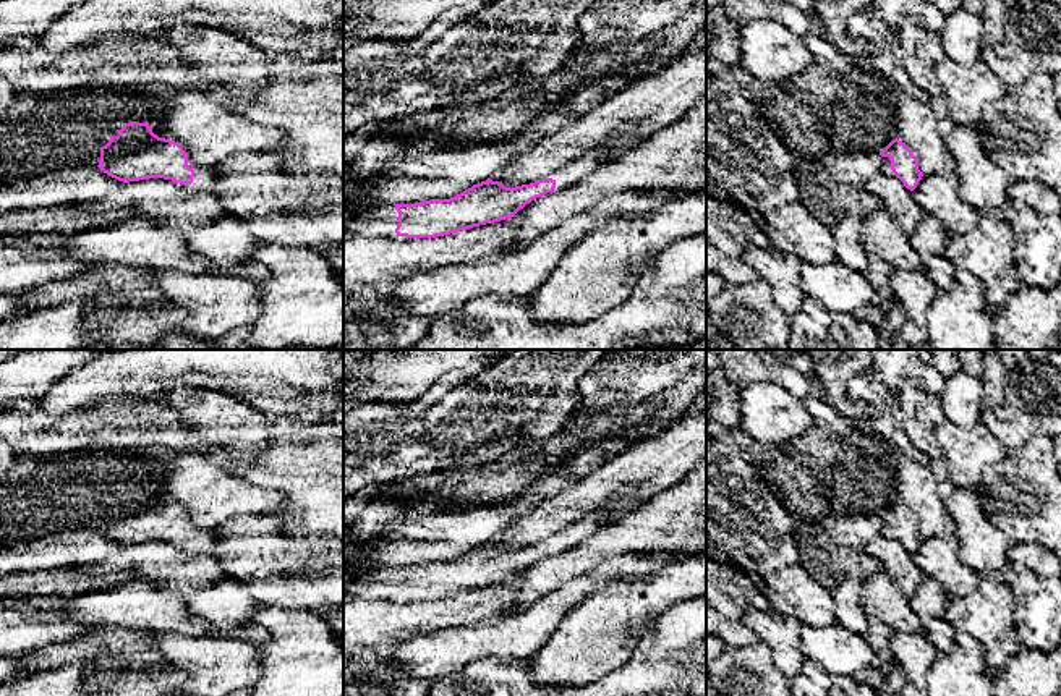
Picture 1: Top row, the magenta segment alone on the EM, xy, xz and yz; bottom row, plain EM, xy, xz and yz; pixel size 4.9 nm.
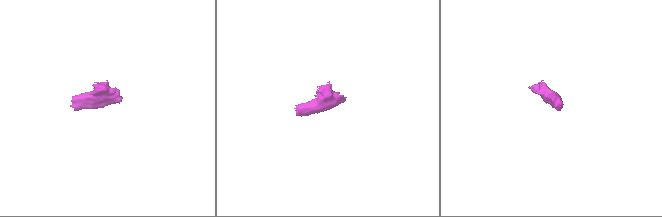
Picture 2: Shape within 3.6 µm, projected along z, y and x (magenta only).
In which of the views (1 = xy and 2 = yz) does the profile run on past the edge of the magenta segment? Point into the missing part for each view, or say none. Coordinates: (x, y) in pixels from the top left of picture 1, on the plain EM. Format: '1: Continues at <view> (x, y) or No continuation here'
1: Continues at xy (204, 541)
2: Continues at yz (885, 531)

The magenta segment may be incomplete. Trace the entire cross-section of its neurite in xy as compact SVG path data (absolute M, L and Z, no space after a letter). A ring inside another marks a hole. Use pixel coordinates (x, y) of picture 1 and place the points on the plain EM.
M138 484L110 499L97 529L123 545L164 541L191 554L212 554L217 545L215 529L194 526L178 505L159 500L149 486Z

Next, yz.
M897 500L893 502L881 515L880 536L893 541L899 541L904 549L914 554L922 542L918 533L918 523L912 513Z

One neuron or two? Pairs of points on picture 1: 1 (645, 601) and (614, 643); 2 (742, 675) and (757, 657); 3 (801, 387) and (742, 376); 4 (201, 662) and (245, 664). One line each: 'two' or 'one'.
1: one
2: one
3: one
4: one

